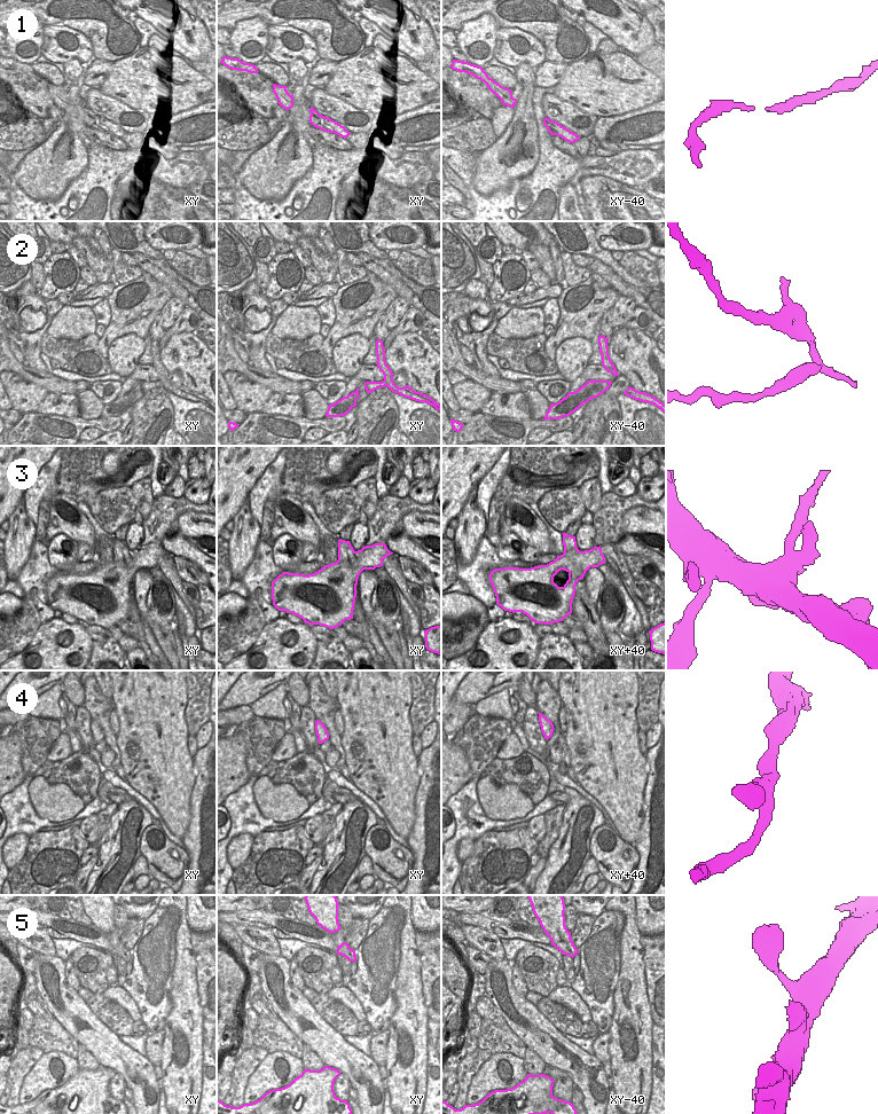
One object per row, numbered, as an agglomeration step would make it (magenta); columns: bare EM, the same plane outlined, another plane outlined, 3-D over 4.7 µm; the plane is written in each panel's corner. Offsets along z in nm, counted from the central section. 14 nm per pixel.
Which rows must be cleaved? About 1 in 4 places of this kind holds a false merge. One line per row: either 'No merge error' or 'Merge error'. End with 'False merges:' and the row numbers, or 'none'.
1: No merge error
2: Merge error
3: No merge error
4: No merge error
5: No merge error
False merges: 2

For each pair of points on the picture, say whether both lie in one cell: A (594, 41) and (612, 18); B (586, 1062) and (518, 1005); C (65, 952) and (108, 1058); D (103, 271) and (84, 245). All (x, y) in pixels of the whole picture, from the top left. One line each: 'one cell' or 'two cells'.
A: two cells
B: one cell
C: two cells
D: one cell

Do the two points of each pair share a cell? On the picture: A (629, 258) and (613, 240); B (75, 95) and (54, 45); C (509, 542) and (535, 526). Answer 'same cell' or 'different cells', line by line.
A: different cells
B: different cells
C: different cells

